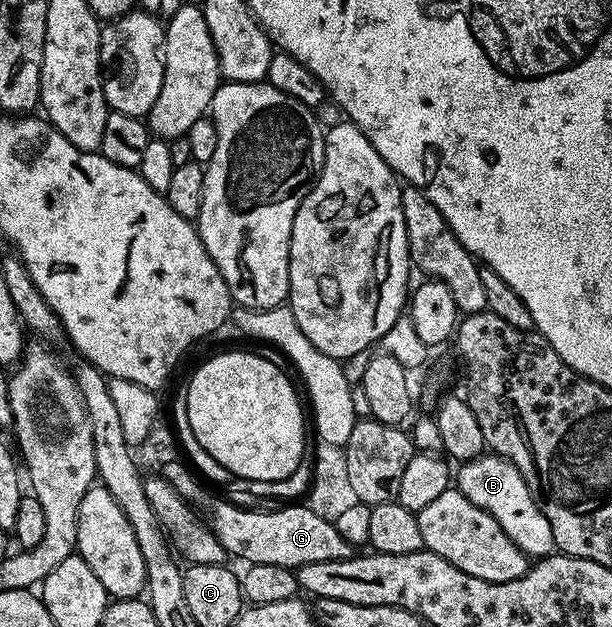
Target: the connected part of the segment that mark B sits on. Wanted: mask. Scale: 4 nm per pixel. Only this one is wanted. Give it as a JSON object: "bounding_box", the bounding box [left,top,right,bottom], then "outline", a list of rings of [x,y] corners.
{"bounding_box":[456,454,555,558],"outline":[[[483,454],[461,461],[456,468],[456,487],[472,506],[480,506],[480,510],[492,514],[492,518],[500,522],[500,530],[504,530],[528,558],[545,558],[555,551],[548,518],[544,518],[540,506],[532,498],[532,490],[528,490],[528,482],[524,482],[520,470],[506,457]]]}

